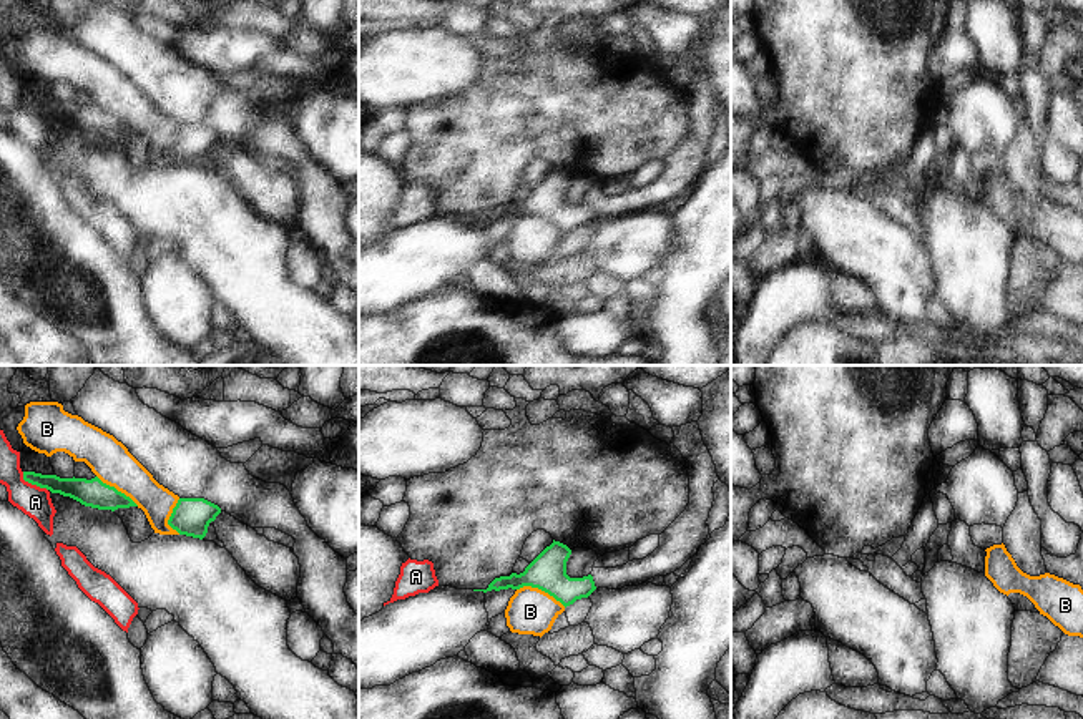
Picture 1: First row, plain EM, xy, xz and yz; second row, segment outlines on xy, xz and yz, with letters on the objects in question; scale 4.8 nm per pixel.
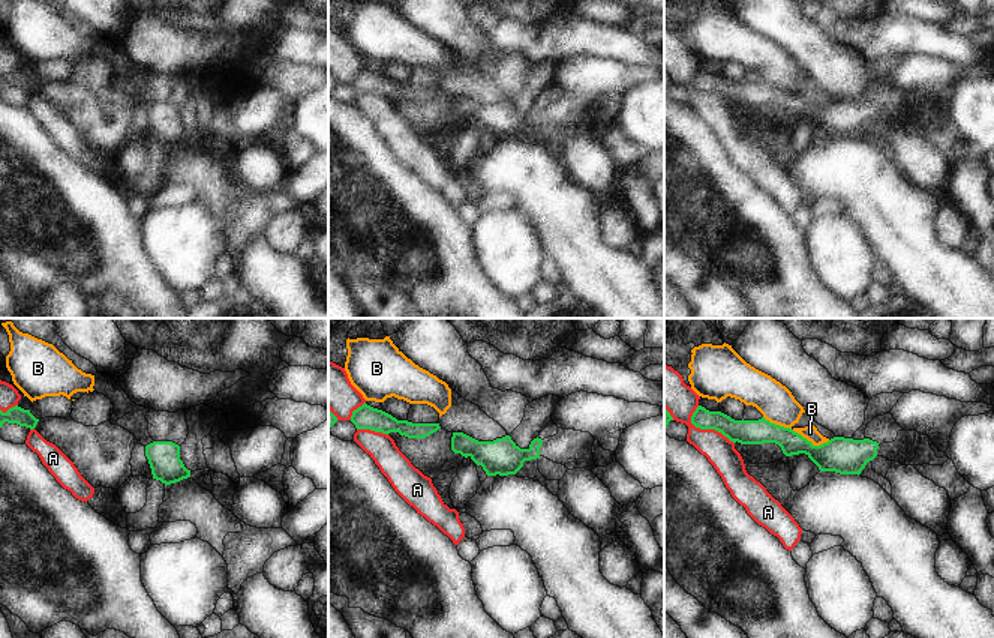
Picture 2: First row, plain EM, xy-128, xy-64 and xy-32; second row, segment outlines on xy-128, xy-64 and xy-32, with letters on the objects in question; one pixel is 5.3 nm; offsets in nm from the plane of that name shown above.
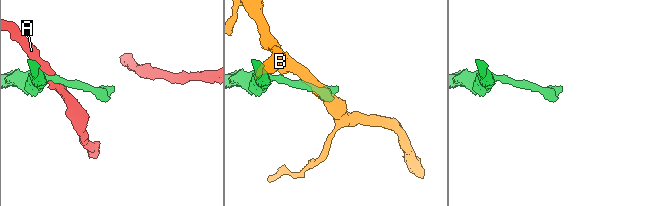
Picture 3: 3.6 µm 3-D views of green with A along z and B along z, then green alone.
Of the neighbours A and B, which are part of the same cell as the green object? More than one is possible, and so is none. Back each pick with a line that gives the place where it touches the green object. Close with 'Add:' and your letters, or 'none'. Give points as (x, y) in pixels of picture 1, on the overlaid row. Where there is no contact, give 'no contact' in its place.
Add: none

